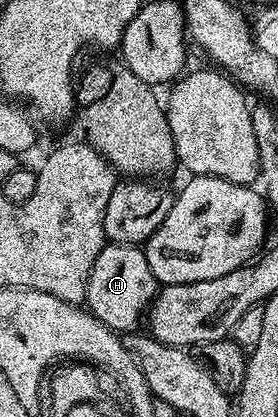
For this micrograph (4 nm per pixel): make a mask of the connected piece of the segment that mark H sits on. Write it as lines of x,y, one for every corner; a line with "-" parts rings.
106,242
99,257
95,257
95,265
91,265
85,303
89,314
112,331
133,333
138,330
137,322
140,319
142,322
158,290
158,281
151,273
151,265
147,265
147,257
141,247

